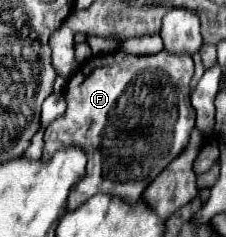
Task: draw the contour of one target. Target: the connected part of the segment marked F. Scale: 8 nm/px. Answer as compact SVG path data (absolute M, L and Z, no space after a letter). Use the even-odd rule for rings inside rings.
M124 50L106 54L106 56L92 56L88 58L80 70L68 80L66 92L66 112L64 116L56 118L44 134L44 154L54 156L54 152L66 146L78 146L88 154L88 170L84 180L80 180L68 198L68 212L76 210L94 194L110 194L120 196L126 202L138 202L138 192L144 188L186 148L190 132L196 122L196 112L190 104L190 78L194 74L194 62L190 54L172 54L162 50L154 56L134 56L126 54Z

